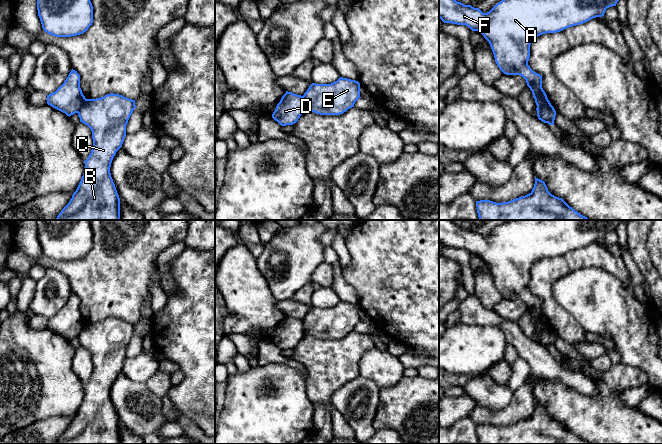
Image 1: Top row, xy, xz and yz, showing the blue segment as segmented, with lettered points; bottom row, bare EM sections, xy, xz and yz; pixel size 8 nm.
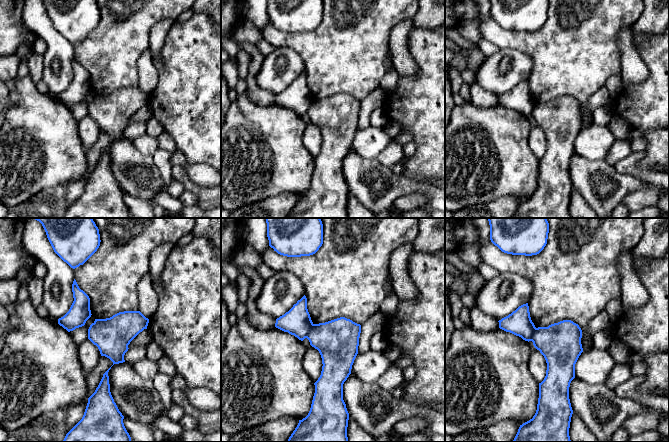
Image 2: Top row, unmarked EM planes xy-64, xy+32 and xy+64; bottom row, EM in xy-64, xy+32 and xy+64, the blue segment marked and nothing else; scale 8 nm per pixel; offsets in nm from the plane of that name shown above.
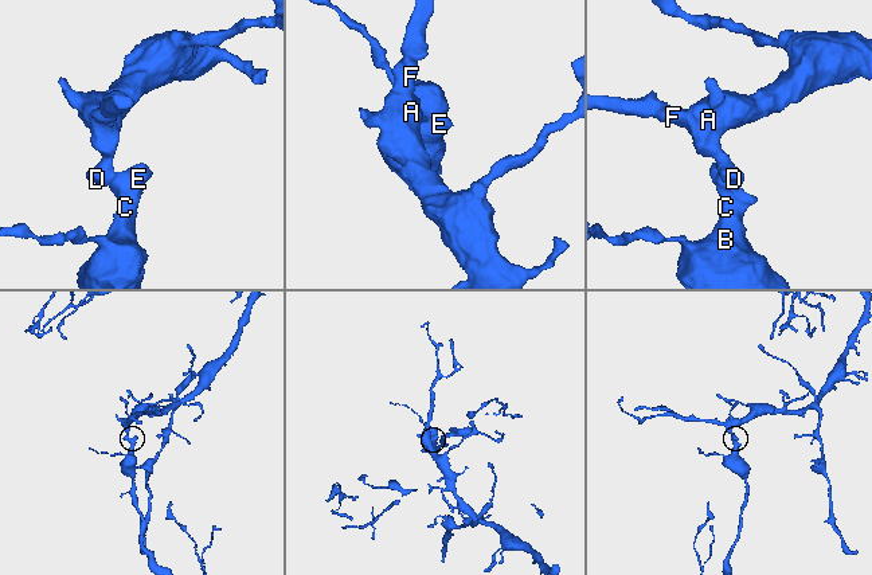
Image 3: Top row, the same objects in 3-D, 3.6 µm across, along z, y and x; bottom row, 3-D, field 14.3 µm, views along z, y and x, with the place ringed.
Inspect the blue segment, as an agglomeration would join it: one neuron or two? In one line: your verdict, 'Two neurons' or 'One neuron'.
Two neurons

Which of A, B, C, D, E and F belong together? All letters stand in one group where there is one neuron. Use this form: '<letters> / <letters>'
A D F / B C E

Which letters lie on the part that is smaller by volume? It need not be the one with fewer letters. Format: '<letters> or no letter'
B, C, E

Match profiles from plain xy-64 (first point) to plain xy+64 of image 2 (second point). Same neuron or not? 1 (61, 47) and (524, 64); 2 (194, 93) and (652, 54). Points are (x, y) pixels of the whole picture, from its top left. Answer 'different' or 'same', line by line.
1: same
2: same

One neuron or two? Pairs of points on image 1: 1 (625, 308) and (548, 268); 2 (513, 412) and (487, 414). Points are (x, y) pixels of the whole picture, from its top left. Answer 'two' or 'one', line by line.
1: two
2: one

